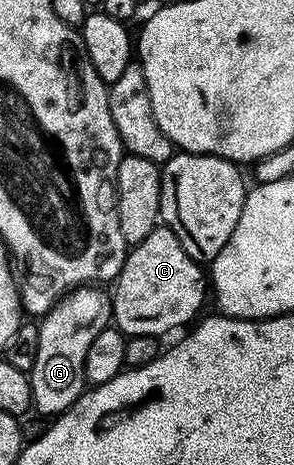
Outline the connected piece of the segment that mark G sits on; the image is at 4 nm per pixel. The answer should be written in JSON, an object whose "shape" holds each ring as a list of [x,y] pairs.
{"shape":[[[88,284],[82,288],[71,291],[67,297],[62,298],[52,310],[38,323],[39,343],[35,346],[35,363],[29,366],[29,377],[33,388],[34,409],[48,414],[48,419],[54,420],[60,414],[66,414],[77,404],[77,400],[83,397],[88,389],[87,361],[89,360],[89,348],[93,348],[93,340],[101,336],[112,325],[112,295],[107,294],[103,288],[96,288]]]}

